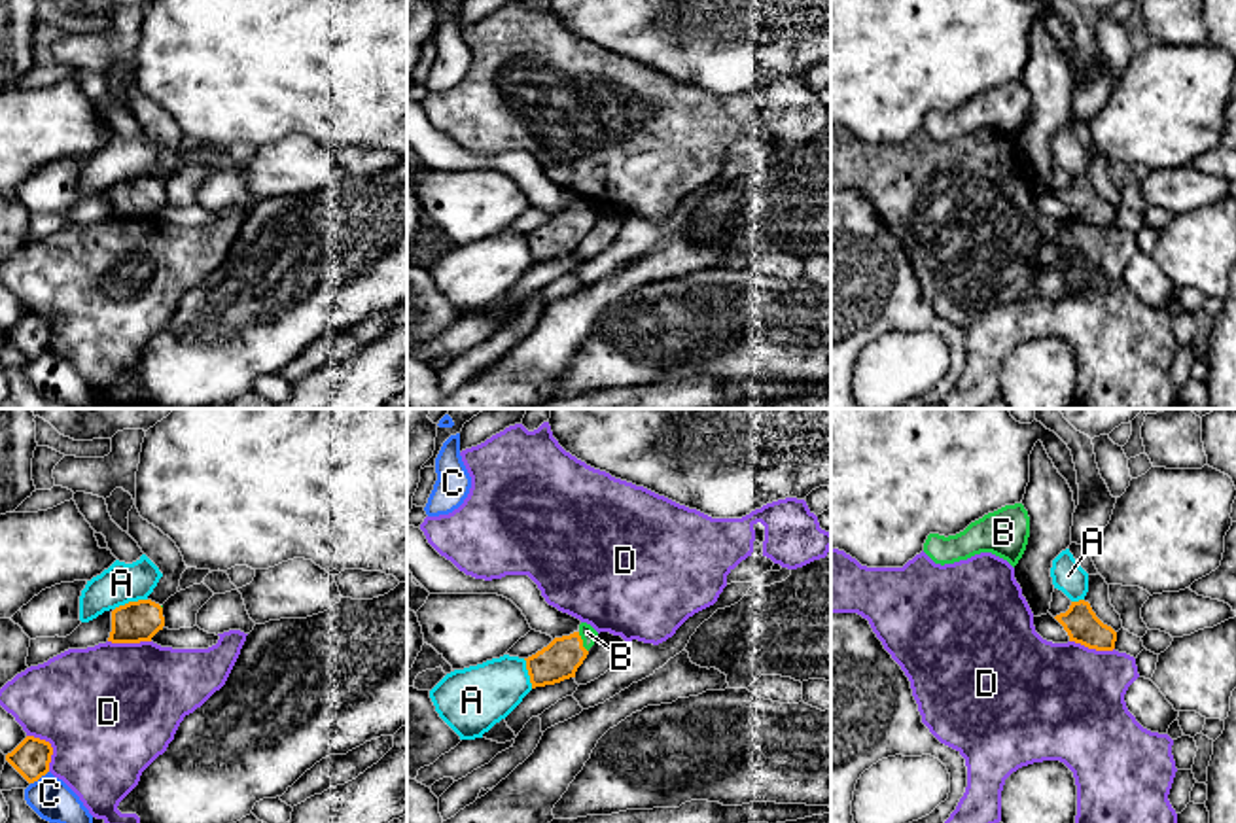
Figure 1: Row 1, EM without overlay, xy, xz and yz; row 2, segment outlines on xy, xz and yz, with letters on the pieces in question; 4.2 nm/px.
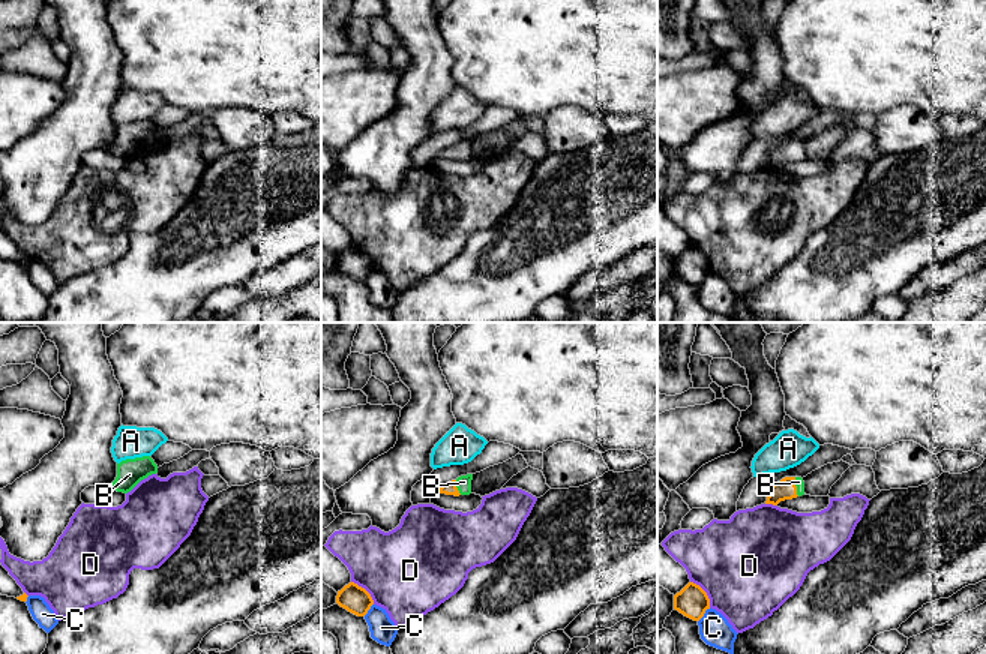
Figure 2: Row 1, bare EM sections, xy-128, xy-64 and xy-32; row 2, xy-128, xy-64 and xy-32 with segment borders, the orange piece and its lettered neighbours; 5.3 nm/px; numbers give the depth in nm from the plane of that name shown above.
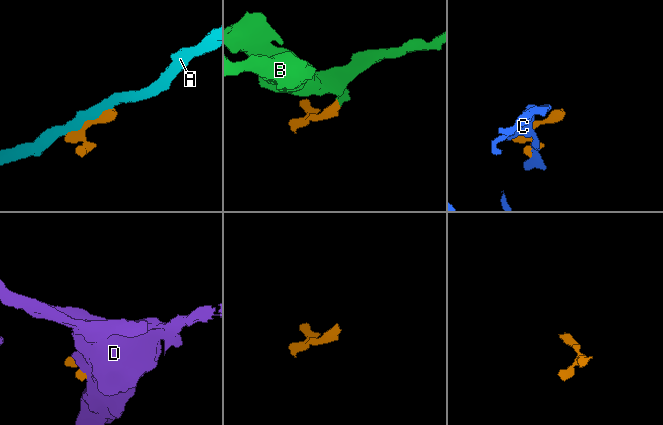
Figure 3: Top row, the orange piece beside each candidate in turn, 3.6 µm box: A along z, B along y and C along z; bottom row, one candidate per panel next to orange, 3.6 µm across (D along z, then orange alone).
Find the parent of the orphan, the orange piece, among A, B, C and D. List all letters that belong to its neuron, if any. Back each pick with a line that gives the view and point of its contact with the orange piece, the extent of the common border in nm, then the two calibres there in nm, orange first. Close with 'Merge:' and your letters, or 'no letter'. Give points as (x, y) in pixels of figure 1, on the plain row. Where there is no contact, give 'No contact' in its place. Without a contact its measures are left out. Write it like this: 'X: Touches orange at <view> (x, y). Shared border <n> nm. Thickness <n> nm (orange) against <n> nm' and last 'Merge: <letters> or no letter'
B: Touches orange at xz (582, 218). Shared border 100 nm. Thickness 170 nm (orange) against 70 nm
Merge: B

